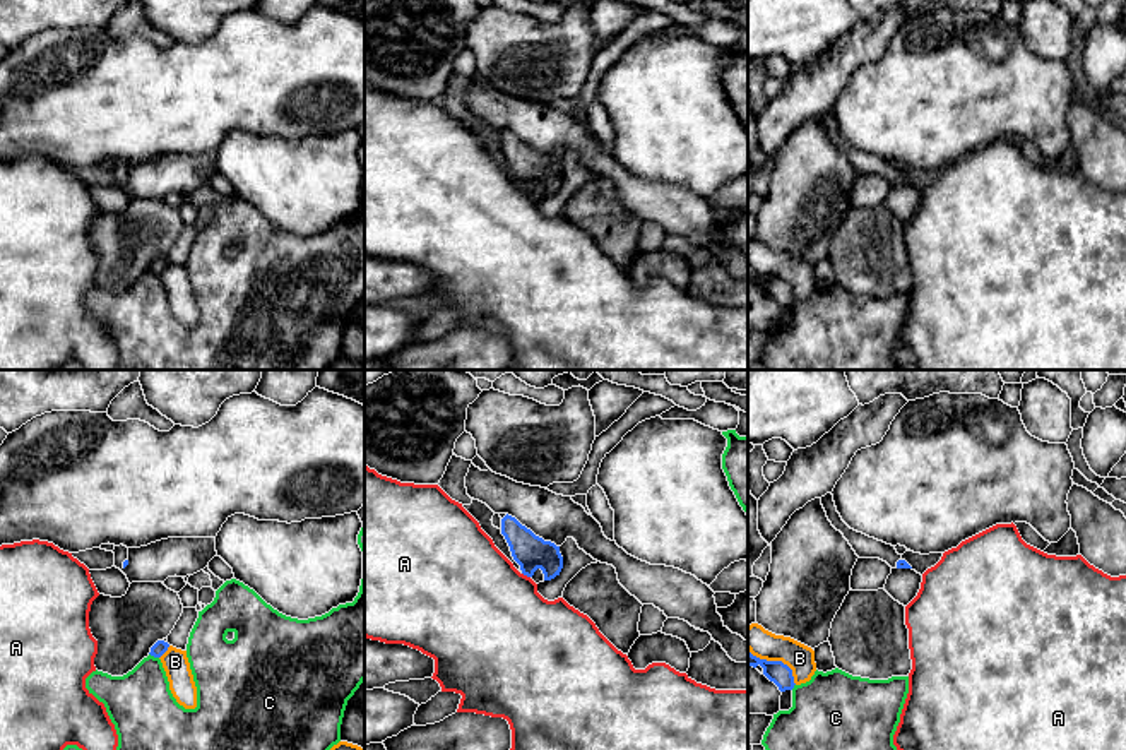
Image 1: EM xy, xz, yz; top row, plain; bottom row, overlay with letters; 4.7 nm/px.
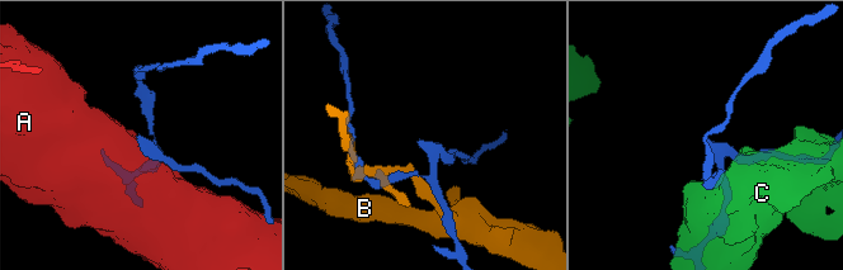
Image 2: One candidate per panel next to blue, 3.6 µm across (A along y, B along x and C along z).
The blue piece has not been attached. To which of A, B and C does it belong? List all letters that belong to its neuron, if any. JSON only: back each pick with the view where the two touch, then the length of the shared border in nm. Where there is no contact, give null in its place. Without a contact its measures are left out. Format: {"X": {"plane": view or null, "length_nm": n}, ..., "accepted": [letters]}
{"accepted": []}

